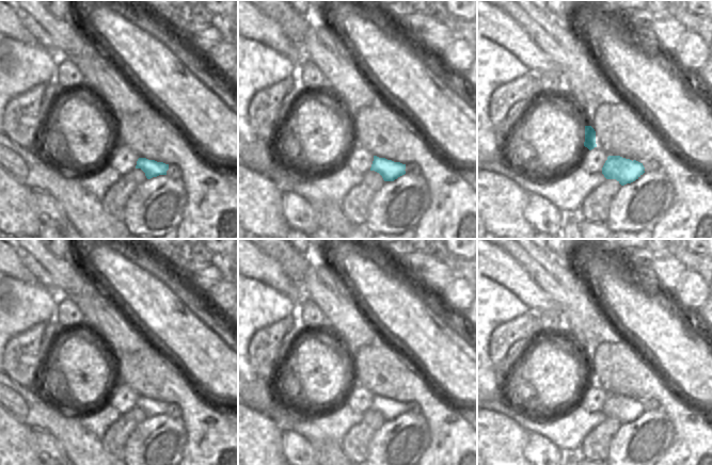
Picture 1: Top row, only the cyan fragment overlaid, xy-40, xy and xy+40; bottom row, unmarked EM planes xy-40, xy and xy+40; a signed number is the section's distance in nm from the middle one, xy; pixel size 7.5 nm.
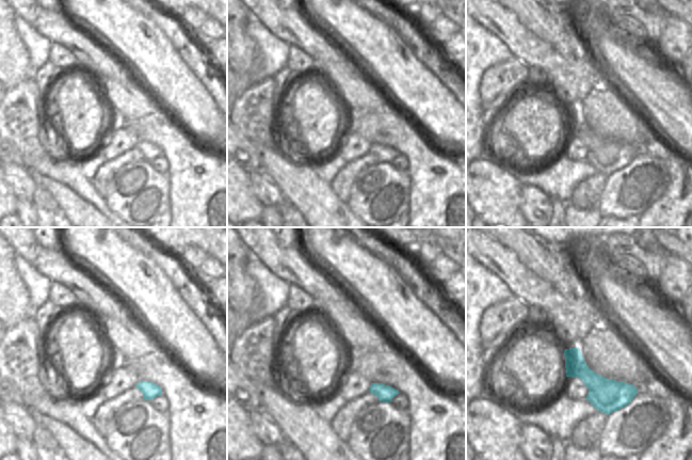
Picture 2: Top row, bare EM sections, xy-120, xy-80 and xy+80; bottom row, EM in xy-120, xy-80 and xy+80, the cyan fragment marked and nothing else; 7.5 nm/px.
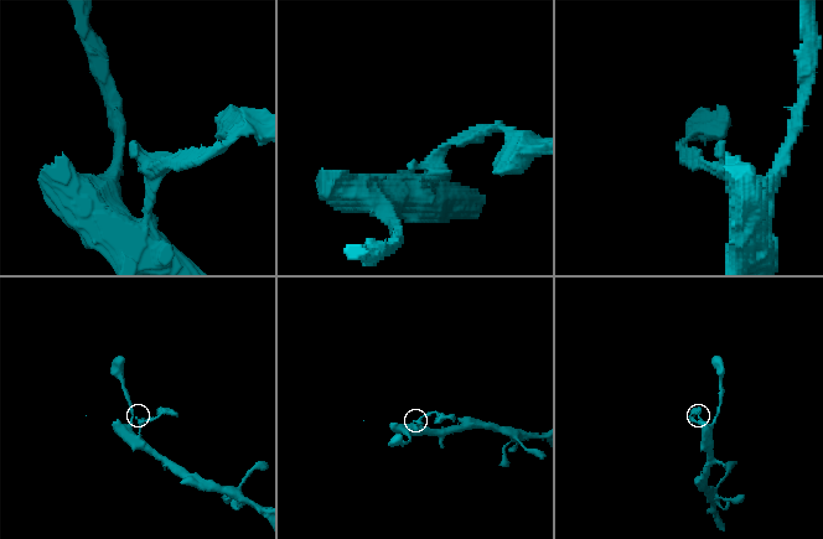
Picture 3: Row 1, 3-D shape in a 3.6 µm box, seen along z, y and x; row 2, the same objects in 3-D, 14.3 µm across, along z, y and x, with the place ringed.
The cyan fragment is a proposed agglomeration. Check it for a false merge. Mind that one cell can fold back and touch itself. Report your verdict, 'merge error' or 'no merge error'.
merge error

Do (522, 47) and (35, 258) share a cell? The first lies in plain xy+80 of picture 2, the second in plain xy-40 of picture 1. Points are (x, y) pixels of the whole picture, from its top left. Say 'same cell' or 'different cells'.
different cells

